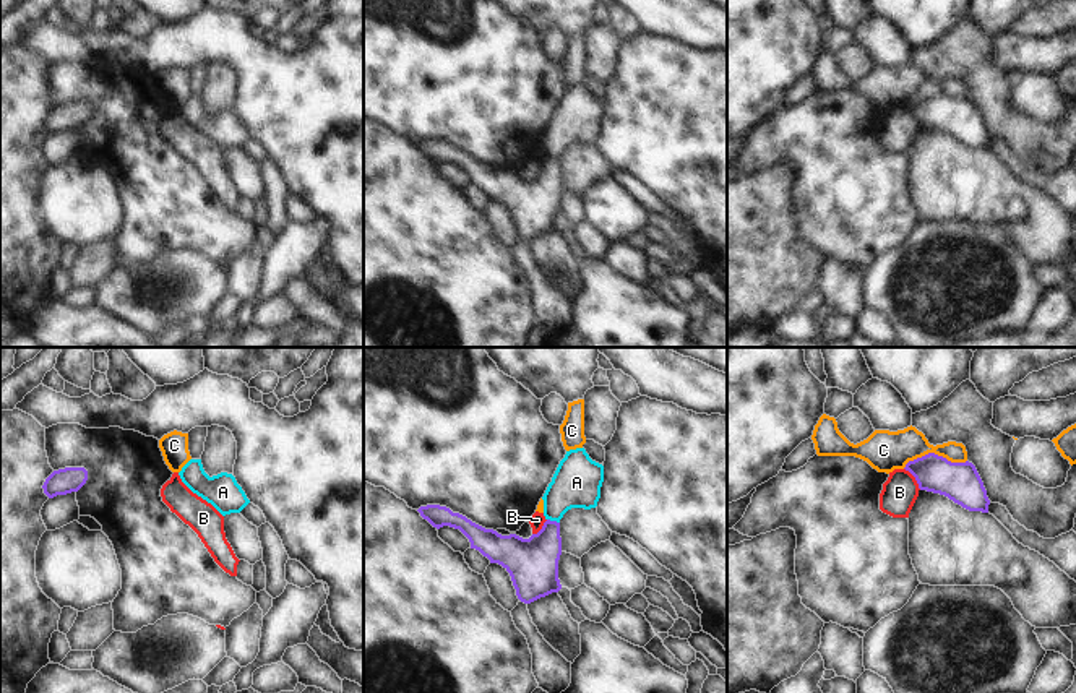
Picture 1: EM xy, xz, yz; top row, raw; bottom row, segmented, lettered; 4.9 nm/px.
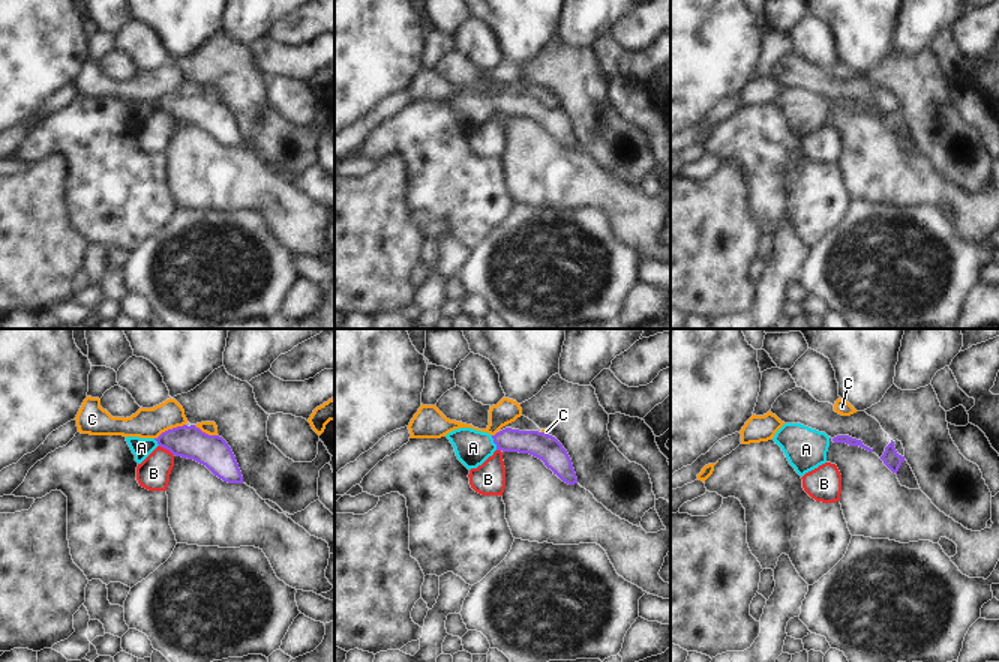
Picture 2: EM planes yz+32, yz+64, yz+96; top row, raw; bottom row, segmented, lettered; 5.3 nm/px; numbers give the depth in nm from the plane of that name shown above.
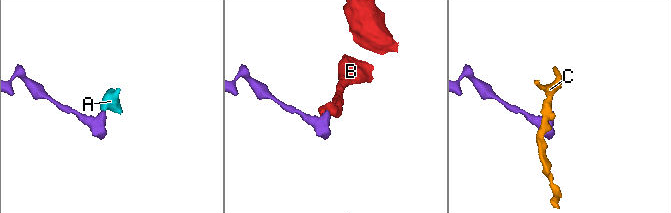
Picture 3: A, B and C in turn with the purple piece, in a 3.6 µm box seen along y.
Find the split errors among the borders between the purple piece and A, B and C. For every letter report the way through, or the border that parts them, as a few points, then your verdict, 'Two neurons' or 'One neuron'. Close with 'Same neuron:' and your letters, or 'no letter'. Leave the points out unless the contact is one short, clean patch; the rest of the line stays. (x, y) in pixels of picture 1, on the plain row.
A: Path across: xz (533, 200), (544, 185), (554, 158), (555, 140), (576, 119). One neuron
B: Boundary: yz (904, 104), (921, 125). Two neurons
C: Boundary: yz (966, 96), (948, 98), (925, 90), (903, 104). Two neurons
Same neuron: A

